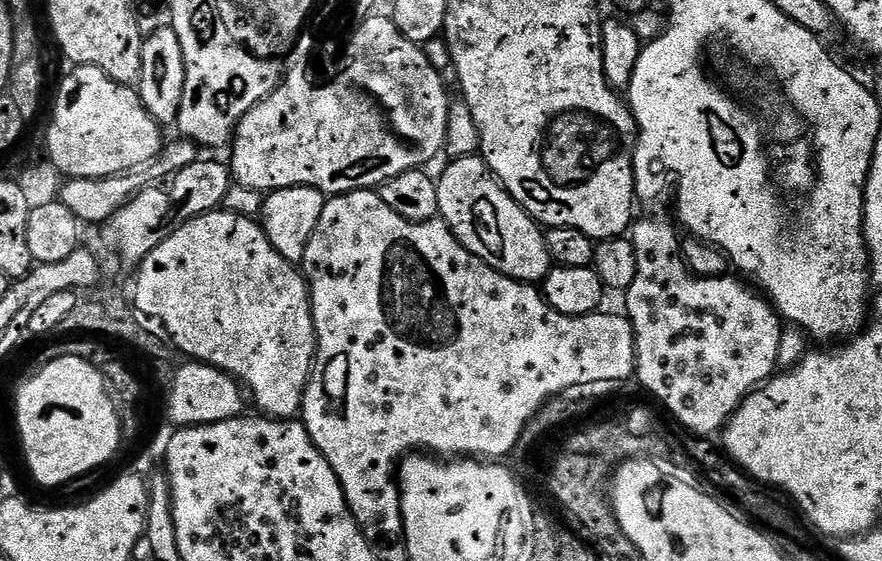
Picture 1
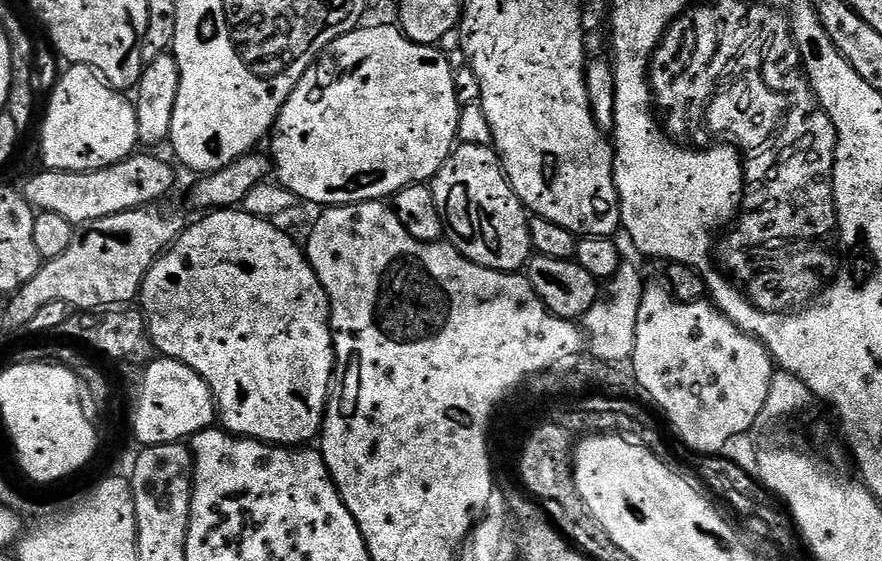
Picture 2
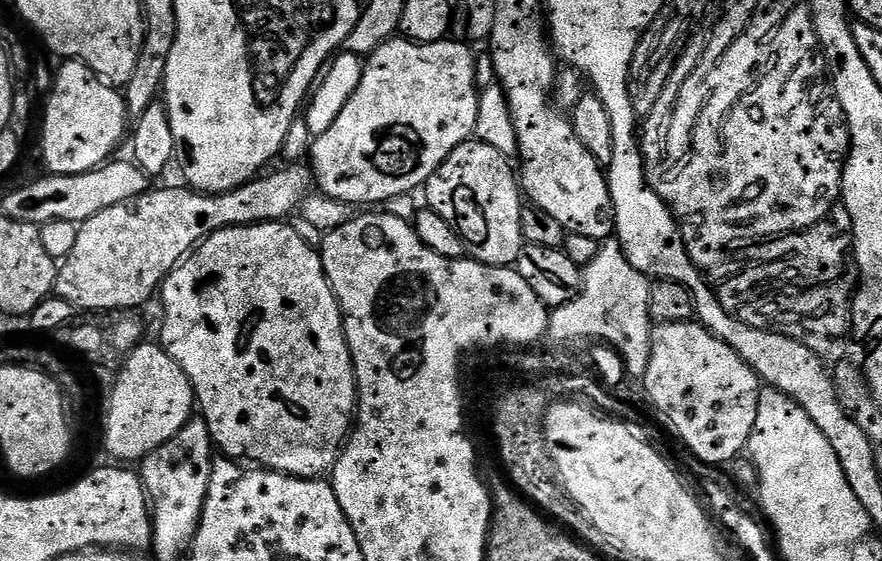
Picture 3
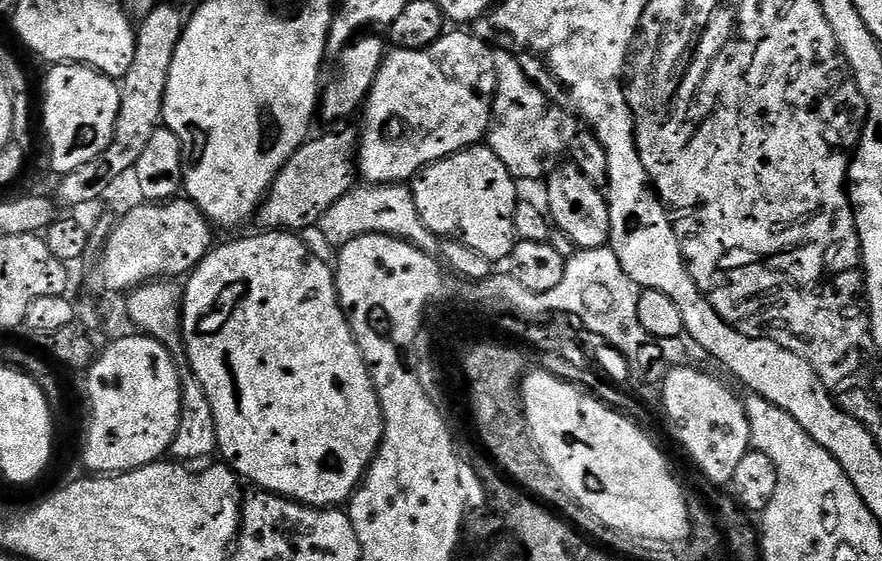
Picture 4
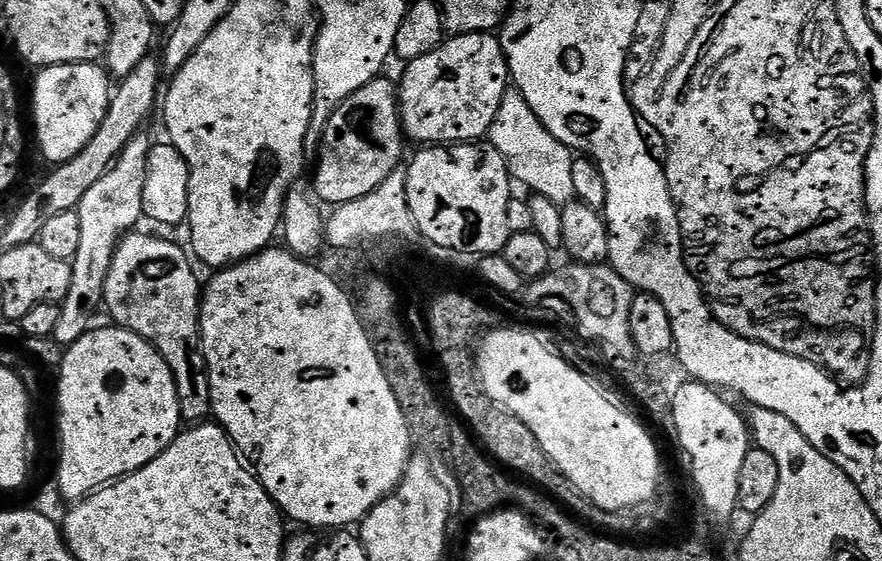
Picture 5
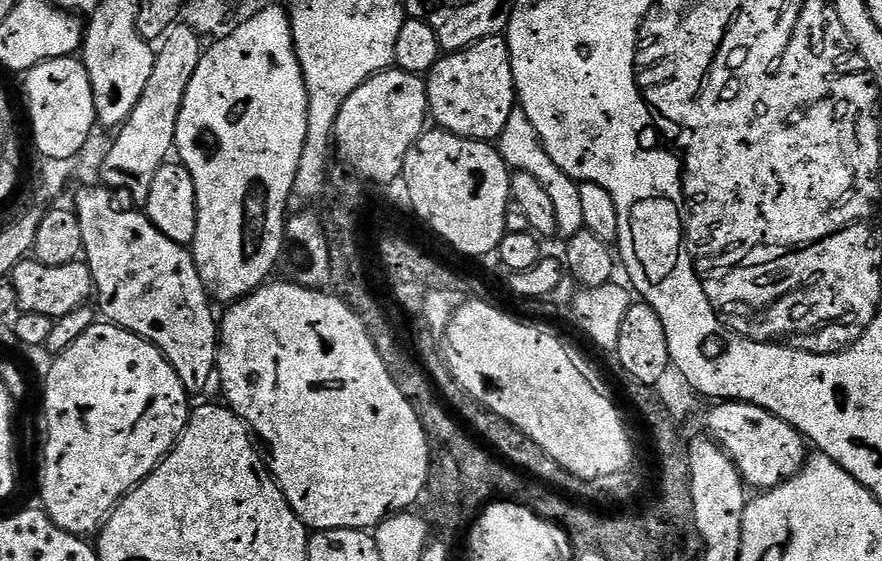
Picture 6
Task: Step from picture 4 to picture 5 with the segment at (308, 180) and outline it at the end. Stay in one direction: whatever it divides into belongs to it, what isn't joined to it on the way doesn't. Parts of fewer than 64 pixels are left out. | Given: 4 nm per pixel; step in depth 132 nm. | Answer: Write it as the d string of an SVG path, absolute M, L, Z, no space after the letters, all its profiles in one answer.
M377 78L366 86L362 86L362 90L354 90L354 94L350 94L350 98L346 98L338 105L328 120L324 137L320 140L318 153L320 165L316 168L316 181L314 181L317 197L325 205L337 206L346 202L353 202L355 199L370 194L371 191L378 190L382 182L386 182L386 178L404 160L406 137L404 126L400 123L398 88L393 81L391 84L390 81L384 79Z

